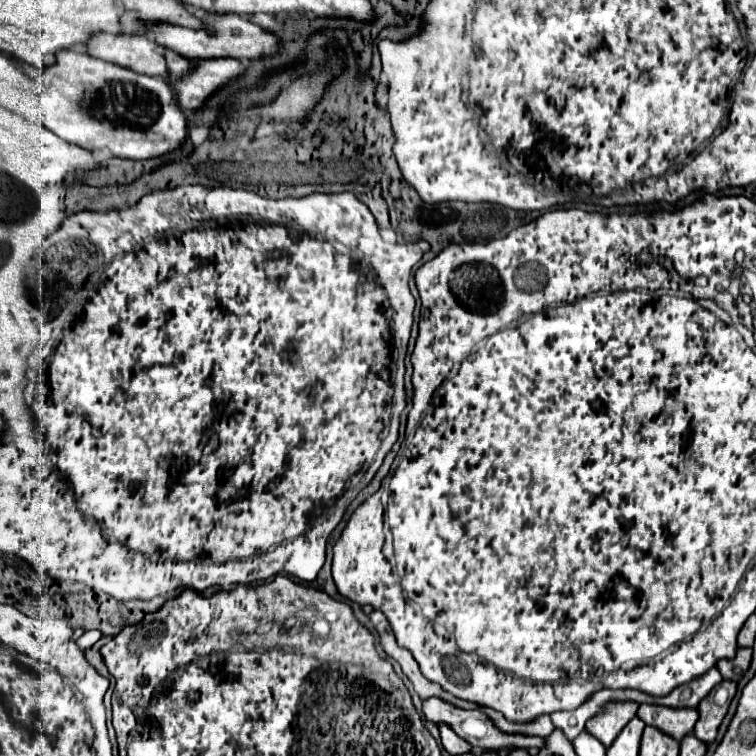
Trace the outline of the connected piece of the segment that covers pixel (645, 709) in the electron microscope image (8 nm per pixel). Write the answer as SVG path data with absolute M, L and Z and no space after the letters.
M639 705L637 715L647 725L657 727L659 731L671 735L677 741L689 735L699 719L697 709L691 709L691 707L673 709L673 707L659 707L659 705Z

